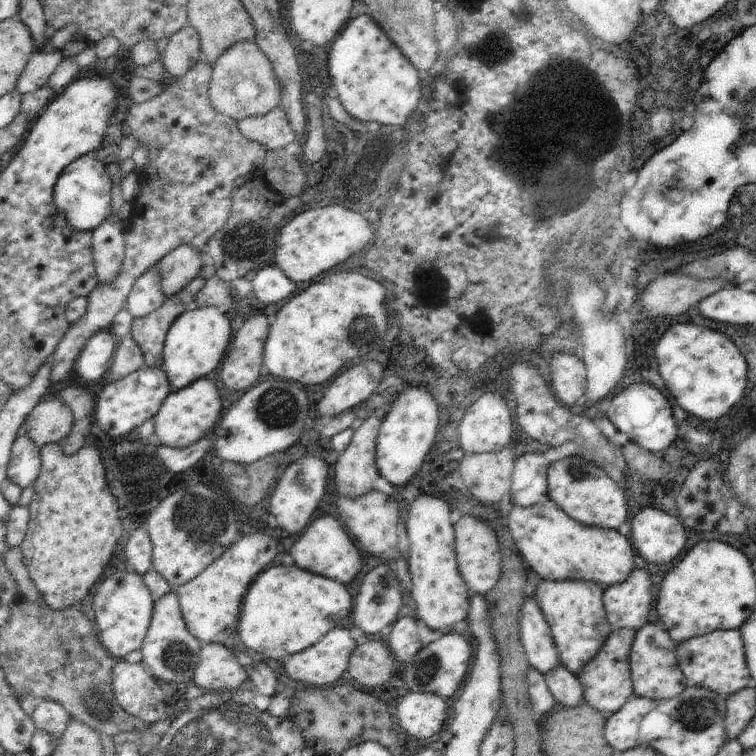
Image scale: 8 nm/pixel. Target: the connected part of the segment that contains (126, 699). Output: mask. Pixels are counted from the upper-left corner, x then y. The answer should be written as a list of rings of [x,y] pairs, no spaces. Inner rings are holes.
[[[122,659],[110,677],[114,697],[127,714],[150,724],[163,718],[165,696],[142,663],[130,664]]]

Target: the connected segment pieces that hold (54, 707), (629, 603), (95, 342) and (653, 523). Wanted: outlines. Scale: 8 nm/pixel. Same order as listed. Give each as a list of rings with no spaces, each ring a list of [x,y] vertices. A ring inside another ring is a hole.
[[[41,700],[41,704],[34,710],[31,718],[36,729],[52,734],[56,740],[64,736],[72,720],[66,708],[54,700]]]
[[[635,569],[621,584],[604,587],[603,604],[611,627],[638,631],[649,623],[648,614],[655,602],[656,585],[656,582],[650,582],[646,570]]]
[[[111,329],[95,332],[78,355],[73,370],[88,382],[100,380],[112,366],[117,347],[118,338]]]
[[[648,506],[632,518],[631,542],[649,563],[665,566],[677,562],[686,550],[686,529],[680,520]]]

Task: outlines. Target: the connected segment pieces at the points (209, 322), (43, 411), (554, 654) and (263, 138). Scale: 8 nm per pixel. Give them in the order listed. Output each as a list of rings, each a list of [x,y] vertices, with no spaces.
[[[191,307],[172,323],[165,338],[162,364],[172,393],[186,388],[199,378],[217,373],[231,343],[230,319],[231,311],[219,307]]]
[[[46,396],[27,416],[27,434],[41,449],[50,443],[59,443],[73,428],[72,409],[58,396]]]
[[[527,598],[520,615],[521,632],[518,634],[528,665],[542,674],[561,667],[560,654],[554,644],[550,626],[534,598]]]
[[[280,106],[265,115],[248,116],[237,123],[240,133],[245,138],[259,142],[267,151],[286,149],[295,139],[287,114]]]

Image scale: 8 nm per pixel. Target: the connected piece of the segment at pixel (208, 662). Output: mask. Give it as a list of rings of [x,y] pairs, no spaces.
[[[223,644],[203,645],[200,662],[194,674],[196,686],[210,691],[236,691],[249,678],[234,652]]]

